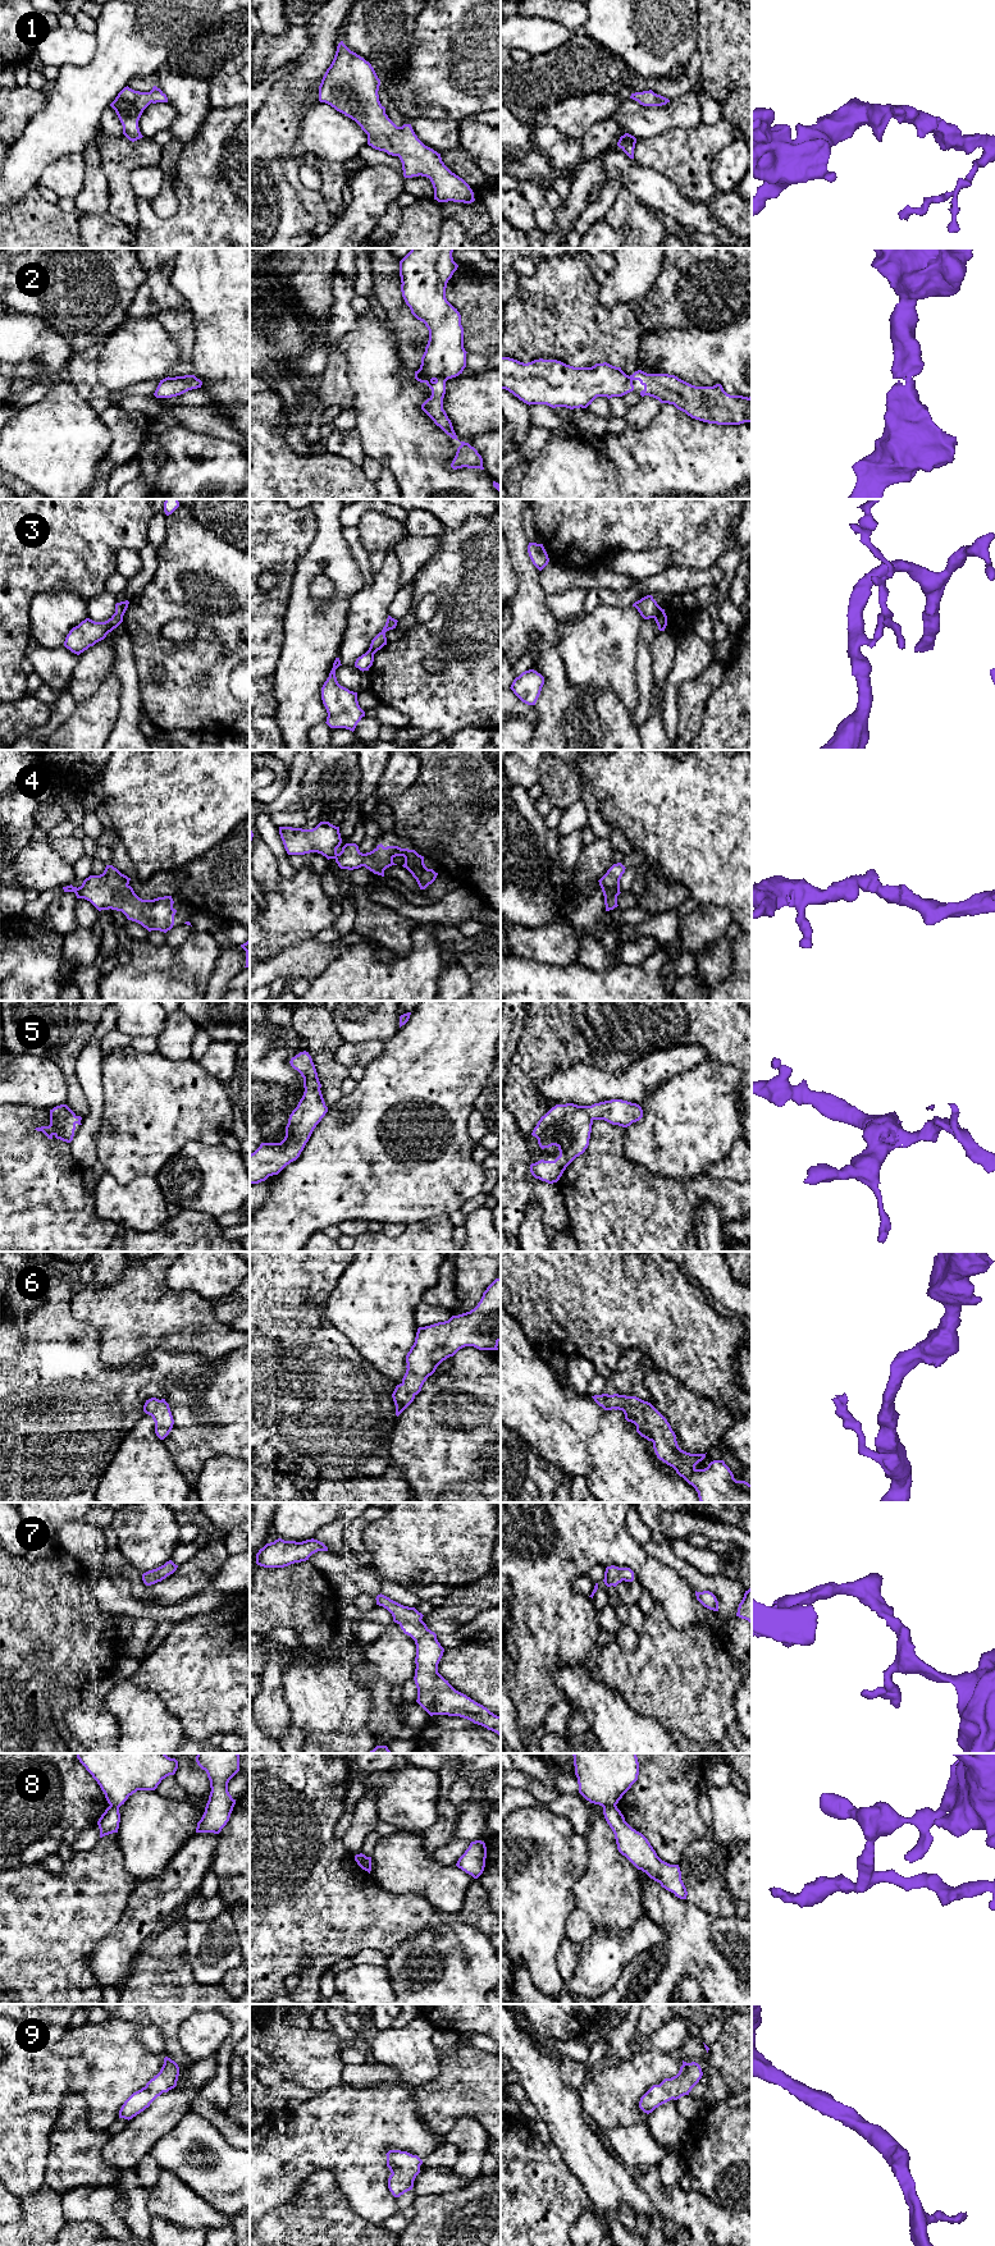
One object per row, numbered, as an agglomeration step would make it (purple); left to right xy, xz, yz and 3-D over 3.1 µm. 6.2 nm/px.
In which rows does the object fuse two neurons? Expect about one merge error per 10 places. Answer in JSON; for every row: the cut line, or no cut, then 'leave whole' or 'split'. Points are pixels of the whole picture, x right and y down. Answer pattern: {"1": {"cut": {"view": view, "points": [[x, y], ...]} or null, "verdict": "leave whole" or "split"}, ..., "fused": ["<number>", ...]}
{"1": {"cut": null, "verdict": "leave whole"}, "2": {"cut": null, "verdict": "leave whole"}, "3": {"cut": null, "verdict": "leave whole"}, "4": {"cut": null, "verdict": "leave whole"}, "5": {"cut": null, "verdict": "leave whole"}, "6": {"cut": null, "verdict": "leave whole"}, "7": {"cut": null, "verdict": "leave whole"}, "8": {"cut": {"view": "yz", "points": [[615, 1805], [603, 1807]]}, "verdict": "split"}, "9": {"cut": null, "verdict": "leave whole"}, "fused": ["8"]}

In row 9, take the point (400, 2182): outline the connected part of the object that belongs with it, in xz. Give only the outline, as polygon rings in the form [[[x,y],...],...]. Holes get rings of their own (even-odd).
[[[389,2150],[385,2155],[387,2167],[392,2173],[388,2178],[388,2188],[394,2197],[400,2197],[412,2190],[423,2160],[417,2155],[401,2150]]]

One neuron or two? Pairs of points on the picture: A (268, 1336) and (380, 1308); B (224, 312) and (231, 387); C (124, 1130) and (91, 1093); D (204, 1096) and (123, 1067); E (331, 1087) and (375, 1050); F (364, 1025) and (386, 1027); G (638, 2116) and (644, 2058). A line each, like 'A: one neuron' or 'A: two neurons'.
A: two neurons
B: one neuron
C: two neurons
D: one neuron
E: two neurons
F: one neuron
G: one neuron

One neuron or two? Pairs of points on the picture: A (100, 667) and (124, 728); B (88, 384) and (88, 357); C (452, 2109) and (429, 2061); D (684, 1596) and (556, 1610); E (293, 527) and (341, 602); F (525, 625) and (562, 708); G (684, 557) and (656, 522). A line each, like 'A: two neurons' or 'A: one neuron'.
A: two neurons
B: one neuron
C: two neurons
D: one neuron
E: two neurons
F: one neuron
G: one neuron

